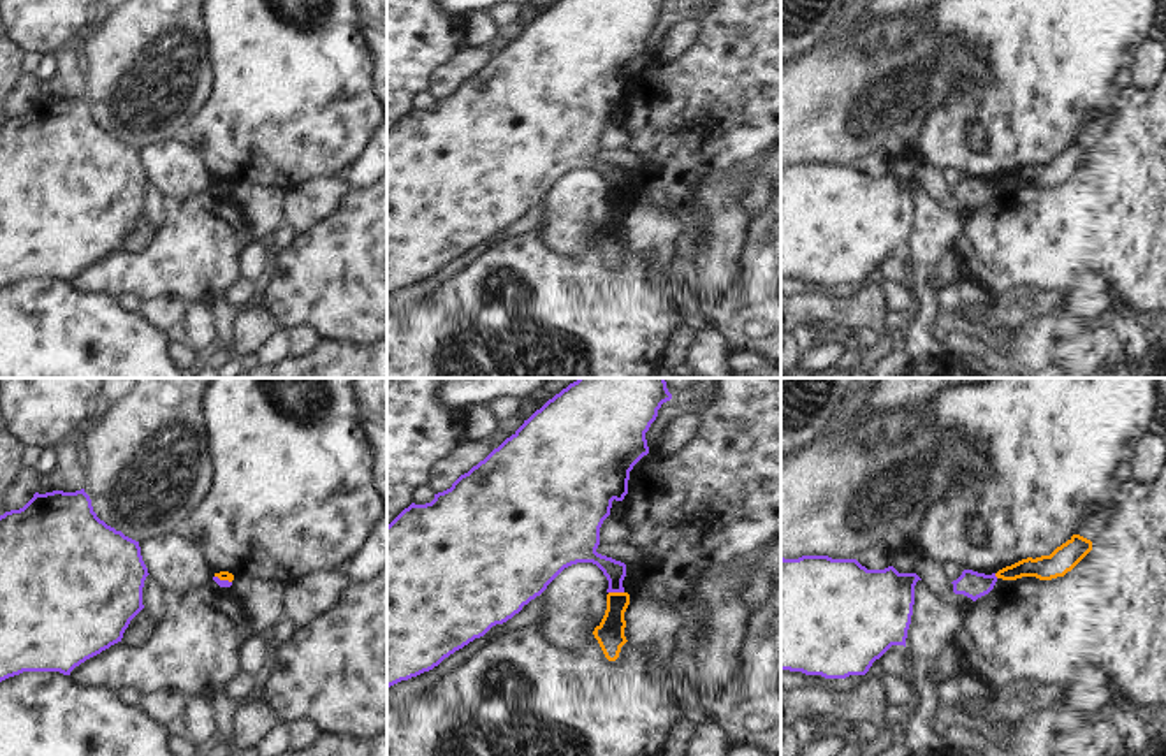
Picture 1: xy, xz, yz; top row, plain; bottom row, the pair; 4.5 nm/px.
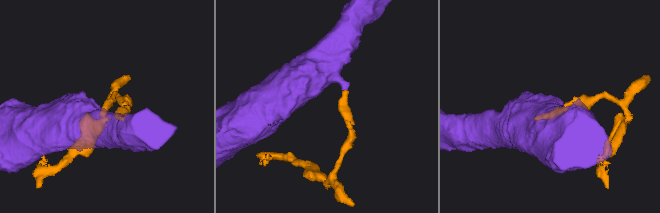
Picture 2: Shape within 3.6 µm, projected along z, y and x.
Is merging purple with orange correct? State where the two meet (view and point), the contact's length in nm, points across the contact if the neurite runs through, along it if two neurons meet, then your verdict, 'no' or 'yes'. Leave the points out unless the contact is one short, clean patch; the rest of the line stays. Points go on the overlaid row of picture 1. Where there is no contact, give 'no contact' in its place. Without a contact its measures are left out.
meets purple in xz at (616, 591); contact 70 nm long; border along xz (609, 591), (623, 593); no

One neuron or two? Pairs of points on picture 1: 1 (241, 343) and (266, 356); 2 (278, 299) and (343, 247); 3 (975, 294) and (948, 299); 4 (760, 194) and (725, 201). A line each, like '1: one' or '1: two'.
1: two
2: one
3: one
4: two

